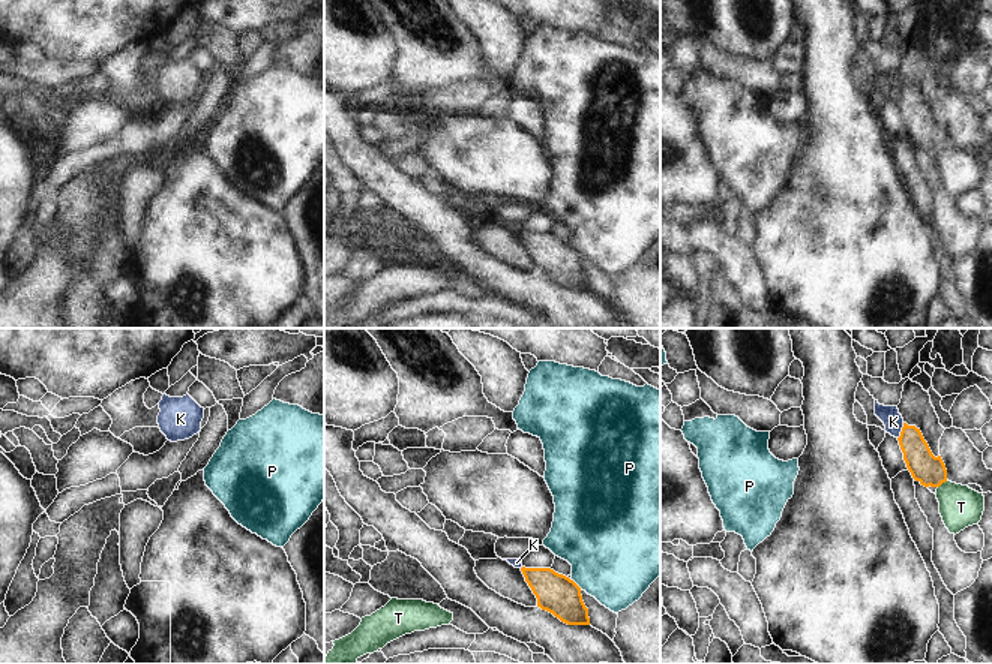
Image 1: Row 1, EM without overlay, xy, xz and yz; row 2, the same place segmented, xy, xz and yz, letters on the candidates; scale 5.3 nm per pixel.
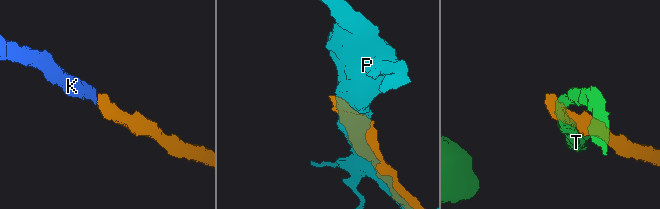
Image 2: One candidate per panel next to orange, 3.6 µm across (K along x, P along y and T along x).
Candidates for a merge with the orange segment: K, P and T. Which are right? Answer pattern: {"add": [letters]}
{"add": ["K"]}

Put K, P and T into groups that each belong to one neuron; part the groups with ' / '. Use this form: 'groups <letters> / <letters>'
groups K / P / T

